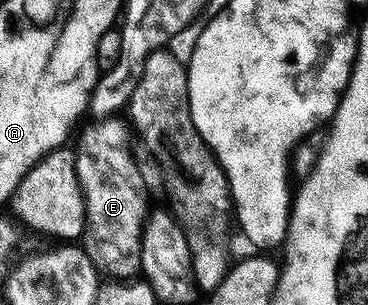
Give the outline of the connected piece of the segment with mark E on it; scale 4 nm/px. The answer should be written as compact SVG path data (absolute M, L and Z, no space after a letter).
M115 116L93 121L93 125L79 136L74 159L86 201L86 255L103 275L114 280L130 280L142 268L142 223L148 205L142 196L144 183L137 171L135 157L130 156L124 146L127 123L120 119Z

